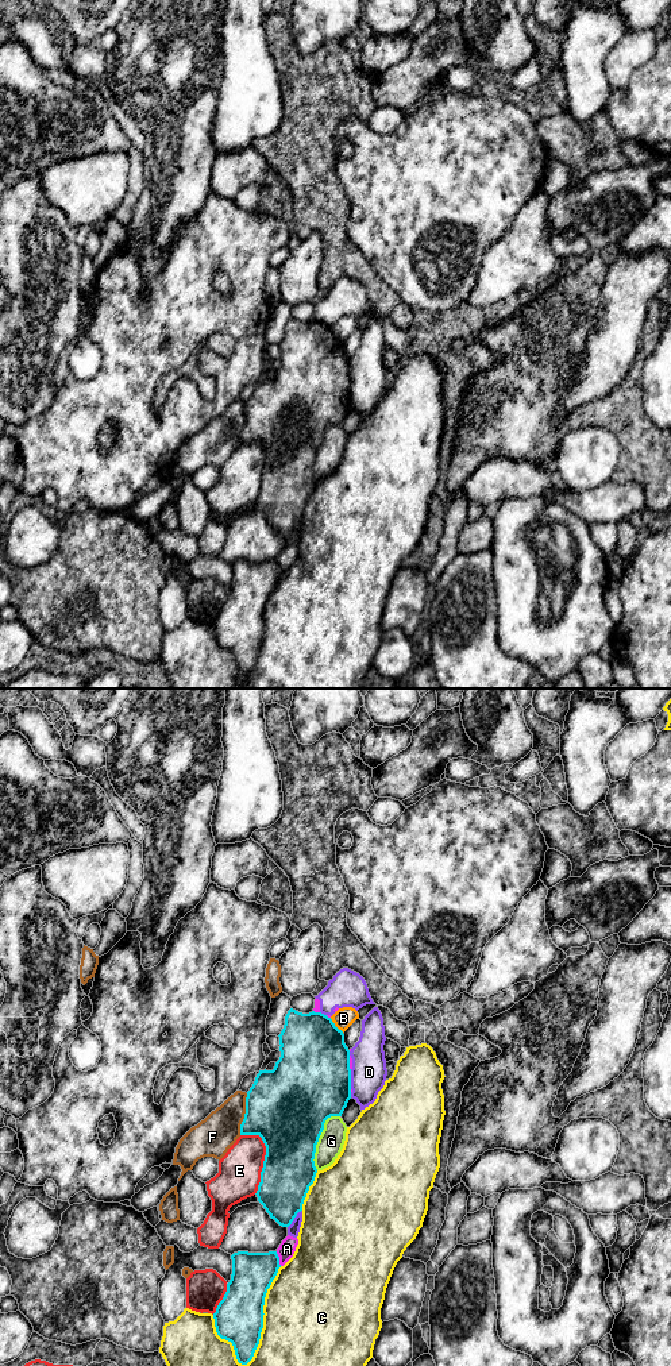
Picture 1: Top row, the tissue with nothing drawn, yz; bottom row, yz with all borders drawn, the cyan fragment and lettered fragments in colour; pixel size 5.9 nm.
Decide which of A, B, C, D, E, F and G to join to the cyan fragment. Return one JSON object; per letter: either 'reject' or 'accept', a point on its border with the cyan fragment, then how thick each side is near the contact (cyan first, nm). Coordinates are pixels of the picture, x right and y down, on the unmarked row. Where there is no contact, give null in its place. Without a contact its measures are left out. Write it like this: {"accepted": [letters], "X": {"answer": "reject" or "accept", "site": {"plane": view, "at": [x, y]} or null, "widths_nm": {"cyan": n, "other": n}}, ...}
{"accepted": [], "A": {"answer": "reject", "site": {"plane": "yz", "at": [278, 567]}, "widths_nm": {"cyan": 260, "other": 100}}, "B": {"answer": "reject", "site": {"plane": "yz", "at": [335, 335]}, "widths_nm": {"cyan": 420, "other": 120}}, "C": {"answer": "reject", "site": {"plane": "yz", "at": [262, 626]}, "widths_nm": {"cyan": 280, "other": 480}}, "D": {"answer": "reject", "site": {"plane": "yz", "at": [350, 388]}, "widths_nm": {"cyan": 480, "other": 220}}, "E": {"answer": "reject", "site": {"plane": "yz", "at": [265, 465]}, "widths_nm": {"cyan": 380, "other": 260}}, "F": {"answer": "reject", "site": {"plane": "yz", "at": [245, 423]}, "widths_nm": {"cyan": 460, "other": 240}}, "G": {"answer": "reject", "site": {"plane": "yz", "at": [319, 446]}, "widths_nm": {"cyan": 460, "other": 150}}}

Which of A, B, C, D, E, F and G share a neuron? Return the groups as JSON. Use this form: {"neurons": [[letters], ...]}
{"neurons": [["A", "D"], ["B"], ["C"], ["E"], ["F"], ["G"]]}

